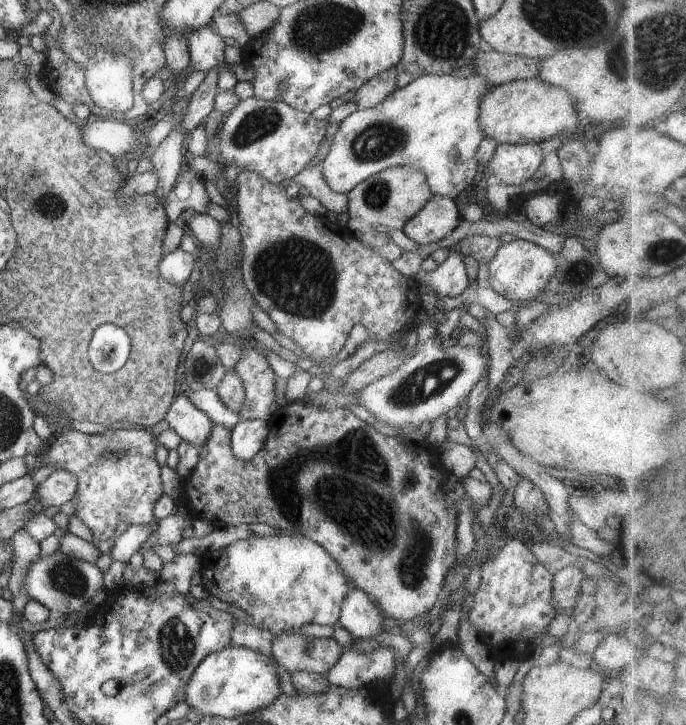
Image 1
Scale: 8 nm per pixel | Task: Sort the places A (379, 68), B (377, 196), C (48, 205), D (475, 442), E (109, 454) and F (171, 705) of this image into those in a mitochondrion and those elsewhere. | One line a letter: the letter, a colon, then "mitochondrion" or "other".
A: other
B: mitochondrion
C: mitochondrion
D: other
E: mitochondrion
F: other

